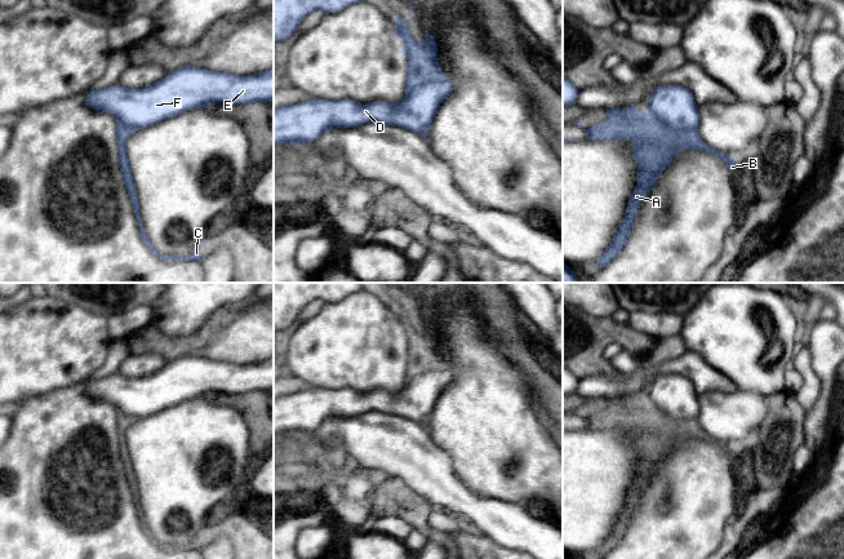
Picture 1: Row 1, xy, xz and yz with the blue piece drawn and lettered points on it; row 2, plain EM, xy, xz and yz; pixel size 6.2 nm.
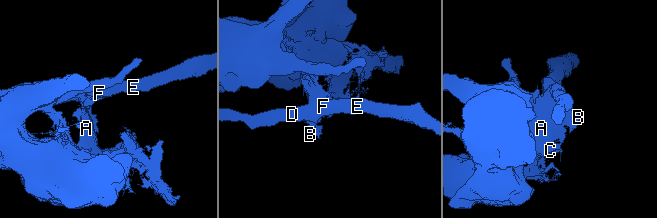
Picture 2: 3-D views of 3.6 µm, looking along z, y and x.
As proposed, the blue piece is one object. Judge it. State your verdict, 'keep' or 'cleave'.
cleave

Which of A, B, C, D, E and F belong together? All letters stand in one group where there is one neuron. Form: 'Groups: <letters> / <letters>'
Groups: A B C / D E F

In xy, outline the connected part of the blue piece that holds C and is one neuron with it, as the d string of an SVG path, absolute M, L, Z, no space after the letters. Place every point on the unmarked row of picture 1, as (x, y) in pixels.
M116 408L116 426L119 430L119 456L123 462L123 466L124 466L124 474L125 474L126 482L129 484L129 488L132 491L132 496L134 500L134 505L137 507L137 513L138 513L142 528L143 528L145 533L147 534L147 537L152 541L154 546L157 546L161 549L181 549L181 550L201 551L204 545L200 544L199 538L200 538L200 533L201 533L203 528L199 531L199 533L196 534L196 537L192 542L190 542L187 545L173 546L173 545L163 545L163 544L157 542L145 523L145 518L142 515L142 507L139 505L137 479L136 479L133 465L132 465L132 457L129 454L129 448L126 445L126 430L137 420L138 420L137 417L126 414L121 409Z

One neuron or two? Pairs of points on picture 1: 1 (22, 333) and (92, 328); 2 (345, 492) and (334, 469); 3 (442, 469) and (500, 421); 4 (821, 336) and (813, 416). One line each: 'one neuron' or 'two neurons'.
1: one neuron
2: two neurons
3: two neurons
4: one neuron

